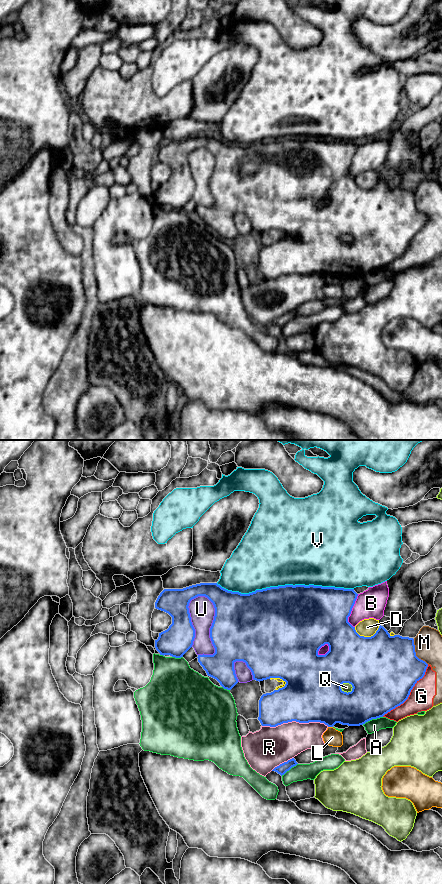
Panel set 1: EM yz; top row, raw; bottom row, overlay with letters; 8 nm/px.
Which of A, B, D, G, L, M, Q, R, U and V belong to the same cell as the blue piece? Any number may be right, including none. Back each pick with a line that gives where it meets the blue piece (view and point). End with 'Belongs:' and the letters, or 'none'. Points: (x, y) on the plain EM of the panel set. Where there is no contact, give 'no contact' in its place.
Belongs: none

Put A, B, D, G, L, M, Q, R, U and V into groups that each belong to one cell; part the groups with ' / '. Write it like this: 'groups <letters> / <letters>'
groups A / B / D G M U / L / Q / R / V

